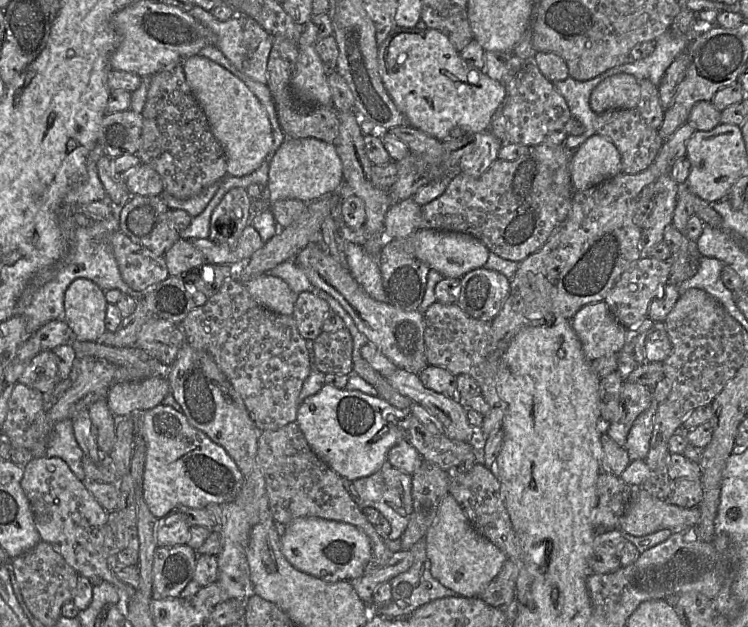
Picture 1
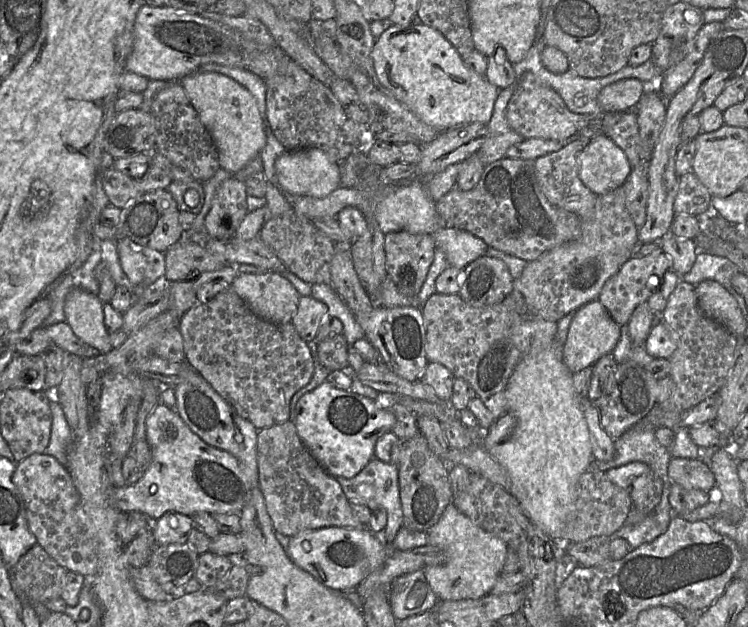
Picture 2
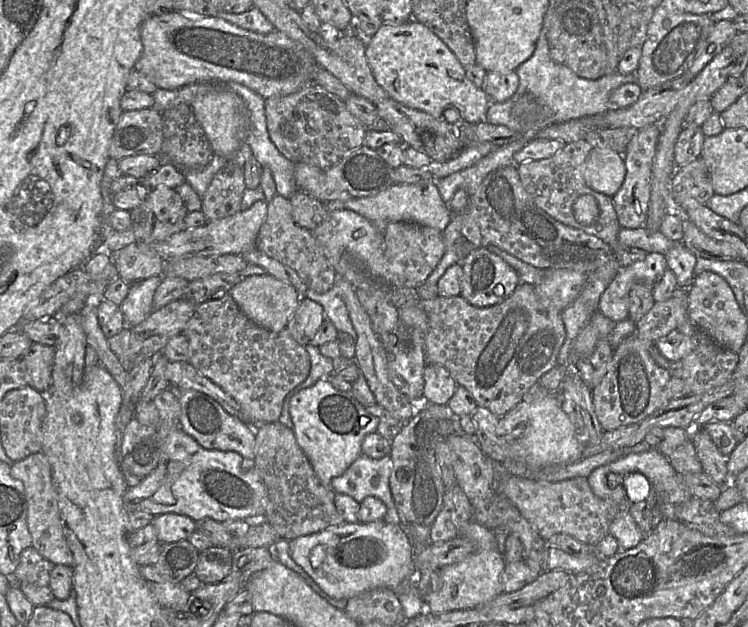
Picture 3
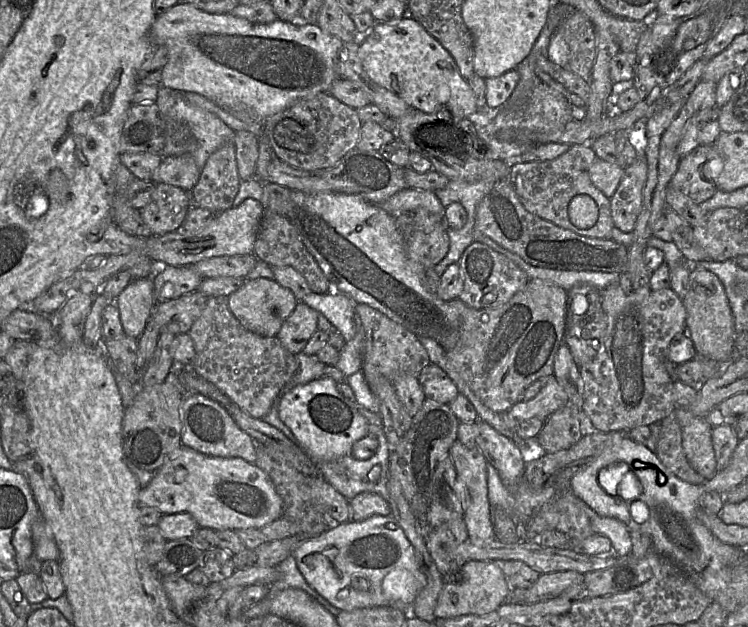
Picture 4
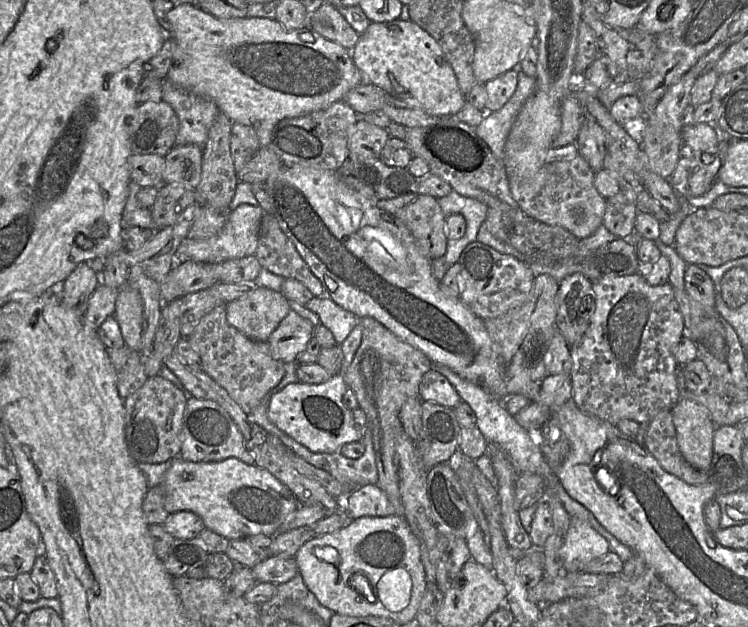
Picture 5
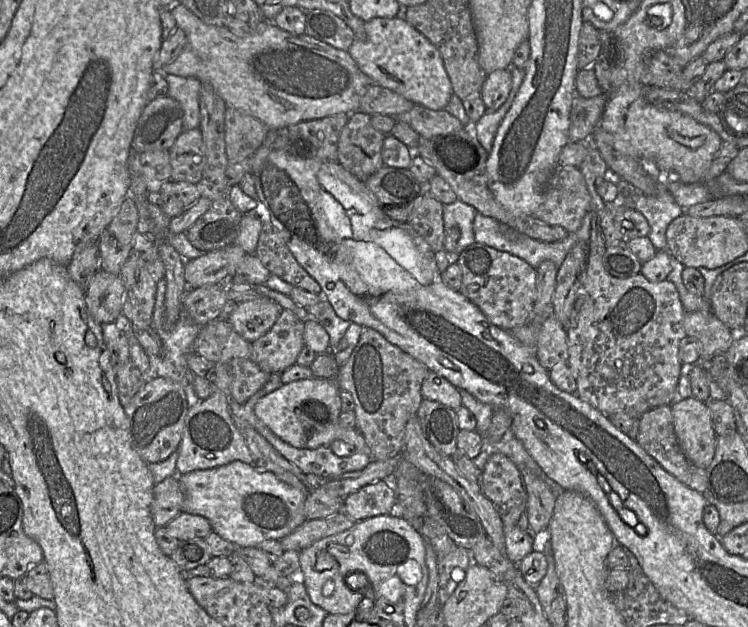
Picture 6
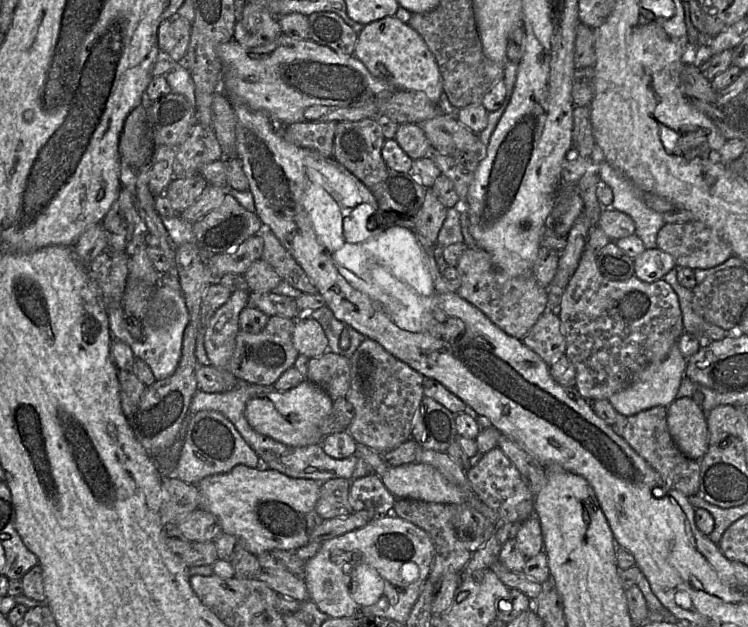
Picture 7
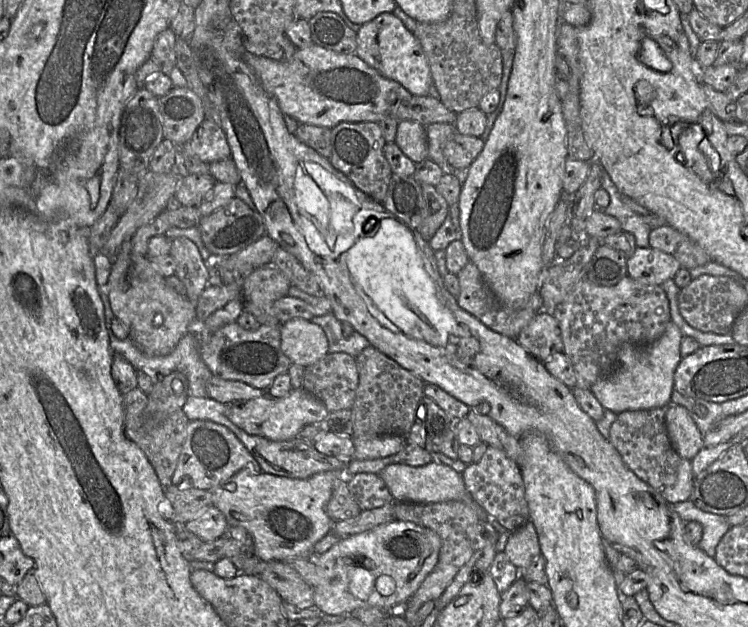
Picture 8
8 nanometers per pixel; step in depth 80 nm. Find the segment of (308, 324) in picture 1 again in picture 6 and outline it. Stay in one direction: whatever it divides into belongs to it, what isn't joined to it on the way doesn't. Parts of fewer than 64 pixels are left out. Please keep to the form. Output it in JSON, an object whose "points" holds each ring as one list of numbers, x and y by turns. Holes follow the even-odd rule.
{"points":[[283,309,273,327,251,343,251,360,270,374,282,373,296,364,304,347,304,322]]}

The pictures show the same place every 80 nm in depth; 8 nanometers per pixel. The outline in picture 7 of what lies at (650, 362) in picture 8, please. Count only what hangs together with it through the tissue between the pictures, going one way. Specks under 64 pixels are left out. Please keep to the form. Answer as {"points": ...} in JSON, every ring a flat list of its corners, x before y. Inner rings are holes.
{"points":[[674,344,663,361,651,364,642,370,631,385,613,394,608,399,609,403,619,414,626,417,657,406,668,407,676,399,681,381,685,377,686,361,678,344]]}

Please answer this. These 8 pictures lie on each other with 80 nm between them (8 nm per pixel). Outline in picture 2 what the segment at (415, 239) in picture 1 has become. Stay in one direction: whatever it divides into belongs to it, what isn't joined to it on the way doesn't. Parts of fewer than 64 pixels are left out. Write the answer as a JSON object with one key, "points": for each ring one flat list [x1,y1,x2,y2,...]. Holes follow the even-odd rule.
{"points":[[441,228,433,233,432,237,437,249,441,249,445,253,449,266,460,270,486,255,488,249,481,239,453,228]]}

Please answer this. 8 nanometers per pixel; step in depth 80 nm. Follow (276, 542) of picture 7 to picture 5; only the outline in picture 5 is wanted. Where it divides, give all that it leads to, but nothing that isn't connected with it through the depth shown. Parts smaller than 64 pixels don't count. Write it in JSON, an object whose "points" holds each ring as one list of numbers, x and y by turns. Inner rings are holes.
{"points":[[177,457,166,471,161,484,165,494,164,508,169,514,194,512,201,517,207,529,228,540,257,534,274,537,287,516,299,505,294,494,269,471,254,464,248,465,234,457,215,462,192,462]]}

